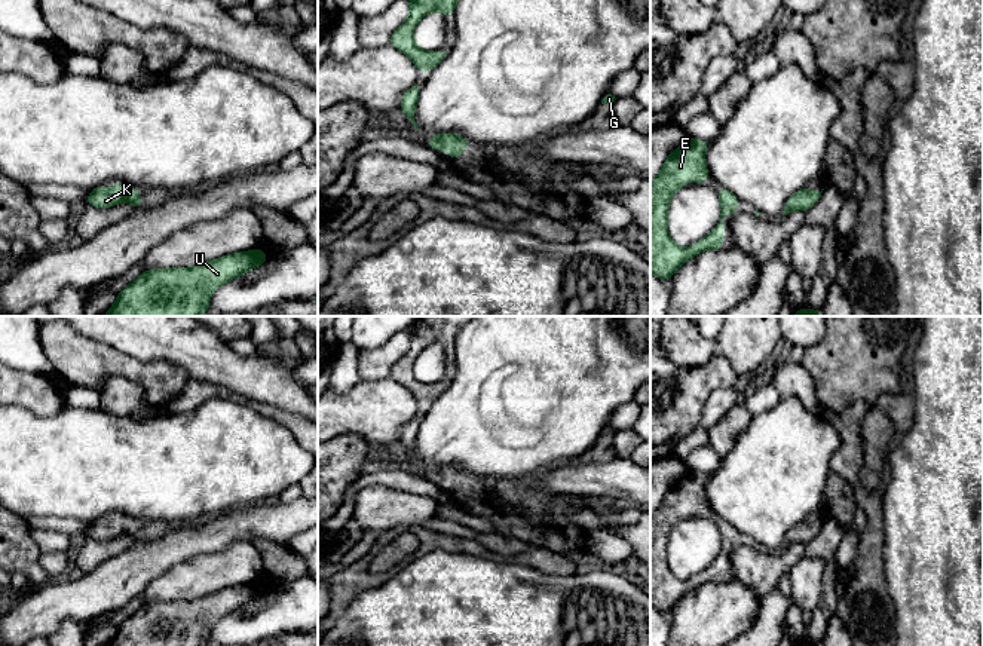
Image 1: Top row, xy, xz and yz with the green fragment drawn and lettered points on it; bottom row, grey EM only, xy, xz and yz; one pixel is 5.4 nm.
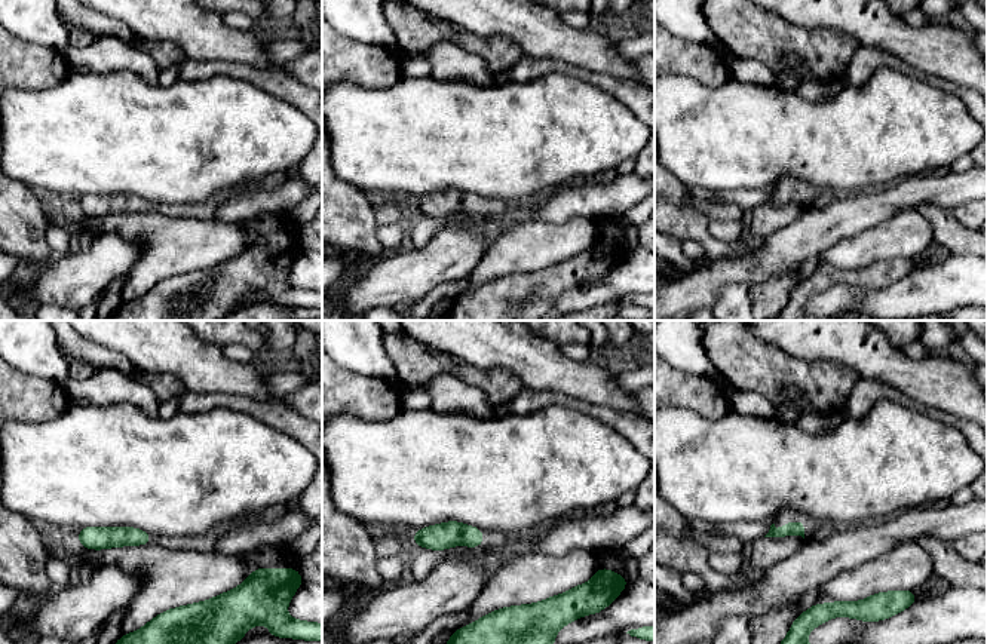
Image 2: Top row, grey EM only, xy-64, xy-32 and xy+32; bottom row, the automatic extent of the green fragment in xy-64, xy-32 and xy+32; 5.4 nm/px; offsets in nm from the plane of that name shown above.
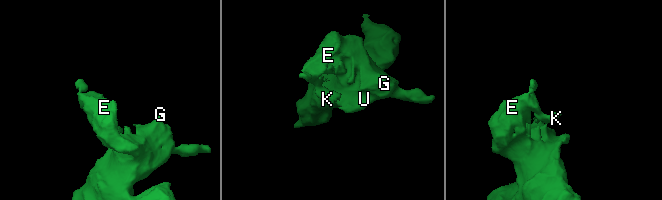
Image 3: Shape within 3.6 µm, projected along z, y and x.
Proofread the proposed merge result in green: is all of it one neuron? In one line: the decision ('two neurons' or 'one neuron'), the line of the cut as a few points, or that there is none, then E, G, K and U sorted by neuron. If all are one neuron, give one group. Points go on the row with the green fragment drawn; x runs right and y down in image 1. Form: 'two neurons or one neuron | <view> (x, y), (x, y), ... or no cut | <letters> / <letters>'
one neuron | no cut | E G K U

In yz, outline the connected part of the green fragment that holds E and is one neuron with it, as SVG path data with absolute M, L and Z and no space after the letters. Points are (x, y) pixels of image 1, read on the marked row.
M686 138L683 144L670 153L658 177L650 183L650 273L662 282L688 260L707 249L723 249L723 215L738 214L738 198L728 189L717 190L720 199L720 218L717 226L690 248L682 248L673 242L667 230L667 212L674 193L686 180L704 183L710 178L704 154L711 141Z

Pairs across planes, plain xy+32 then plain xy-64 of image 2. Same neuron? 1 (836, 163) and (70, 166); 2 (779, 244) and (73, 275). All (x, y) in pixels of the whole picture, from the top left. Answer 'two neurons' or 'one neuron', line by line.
1: one neuron
2: one neuron

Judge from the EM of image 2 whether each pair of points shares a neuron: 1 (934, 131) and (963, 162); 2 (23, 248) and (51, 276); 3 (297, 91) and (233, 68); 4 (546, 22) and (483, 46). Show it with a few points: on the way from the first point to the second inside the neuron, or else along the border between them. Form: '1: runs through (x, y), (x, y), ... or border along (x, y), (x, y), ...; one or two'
1: border along (969, 153), (958, 158), (949, 166); two
2: border along (52, 258), (39, 269); two
3: runs through (281, 83), (250, 73); one
4: border along (471, 31), (483, 37), (508, 37), (521, 54); two

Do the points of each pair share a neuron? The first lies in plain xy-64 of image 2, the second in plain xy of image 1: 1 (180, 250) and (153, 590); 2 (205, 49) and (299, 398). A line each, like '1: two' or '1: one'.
1: one
2: one

